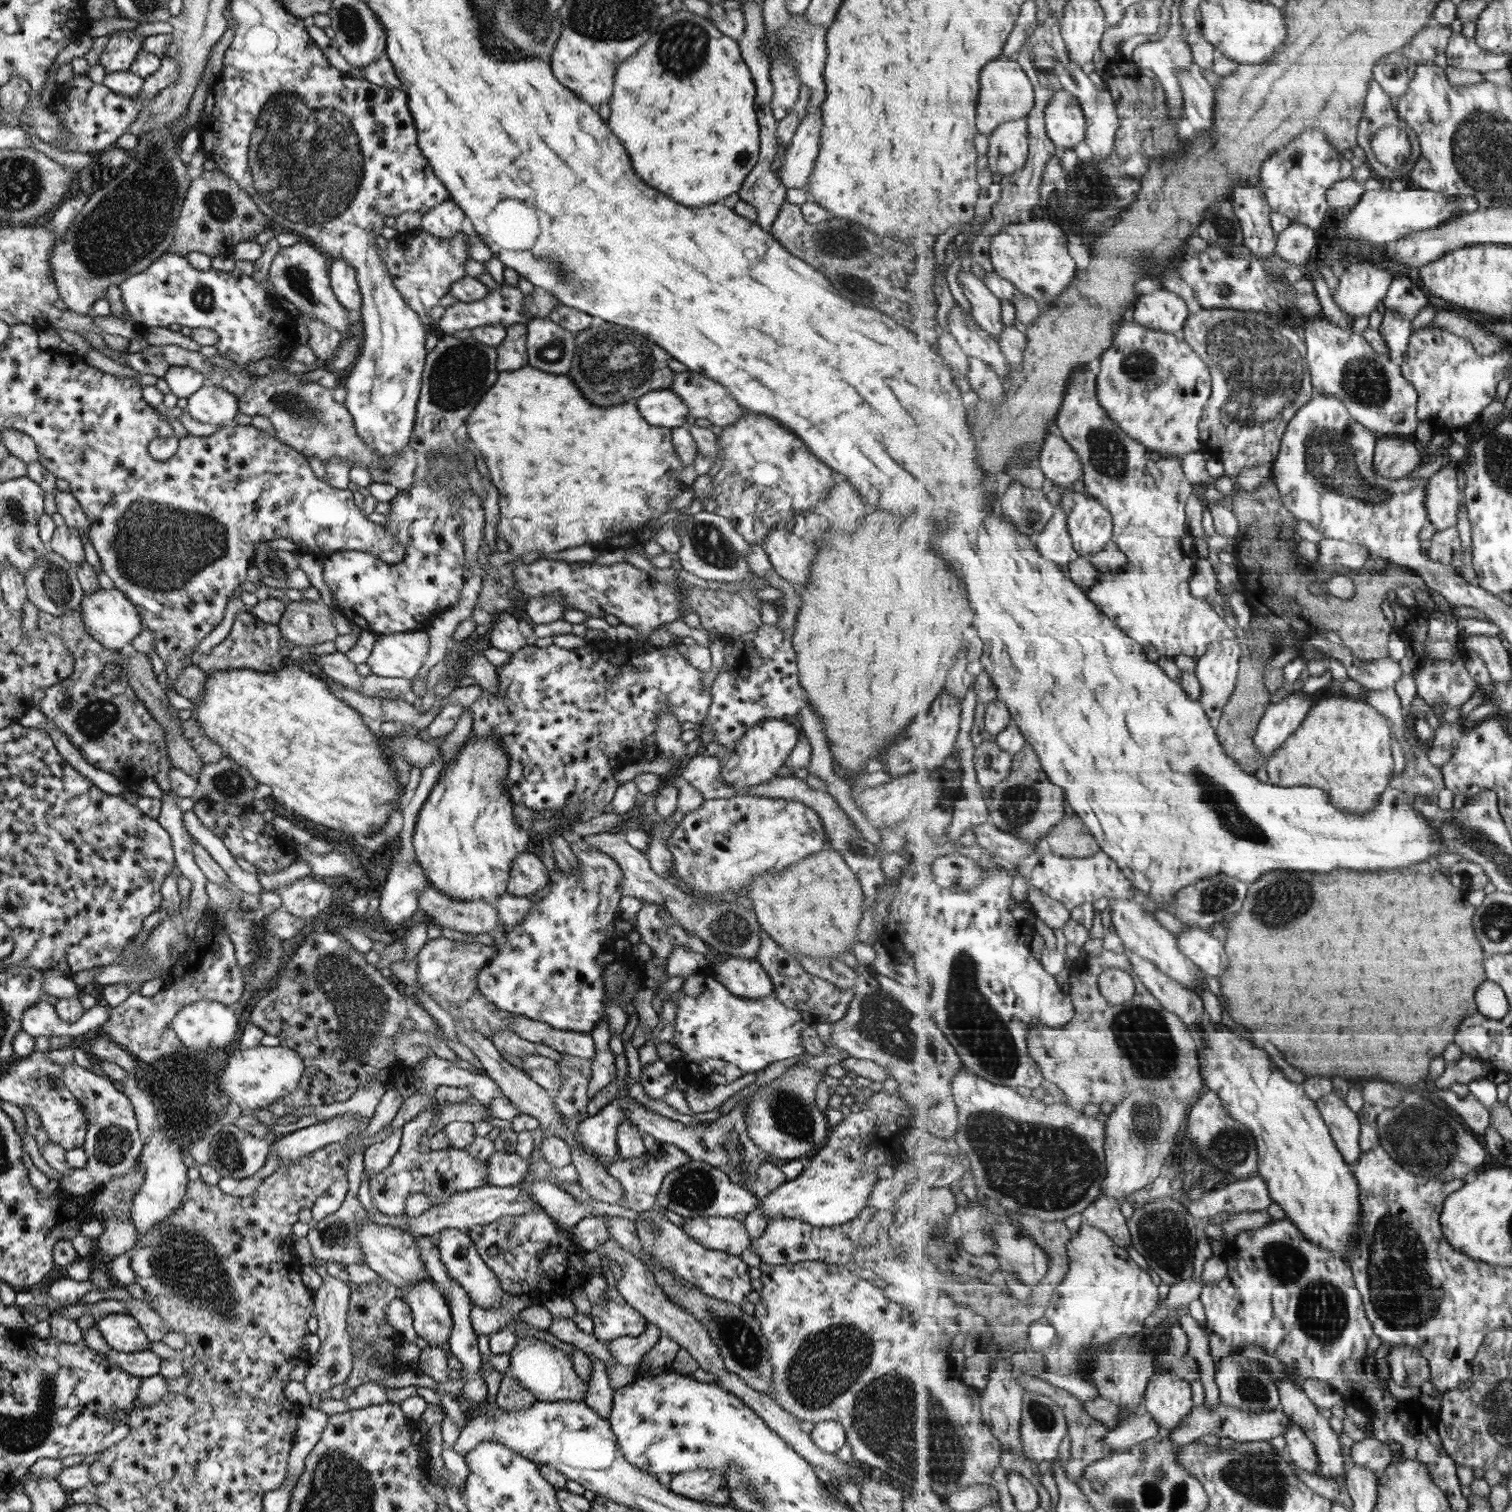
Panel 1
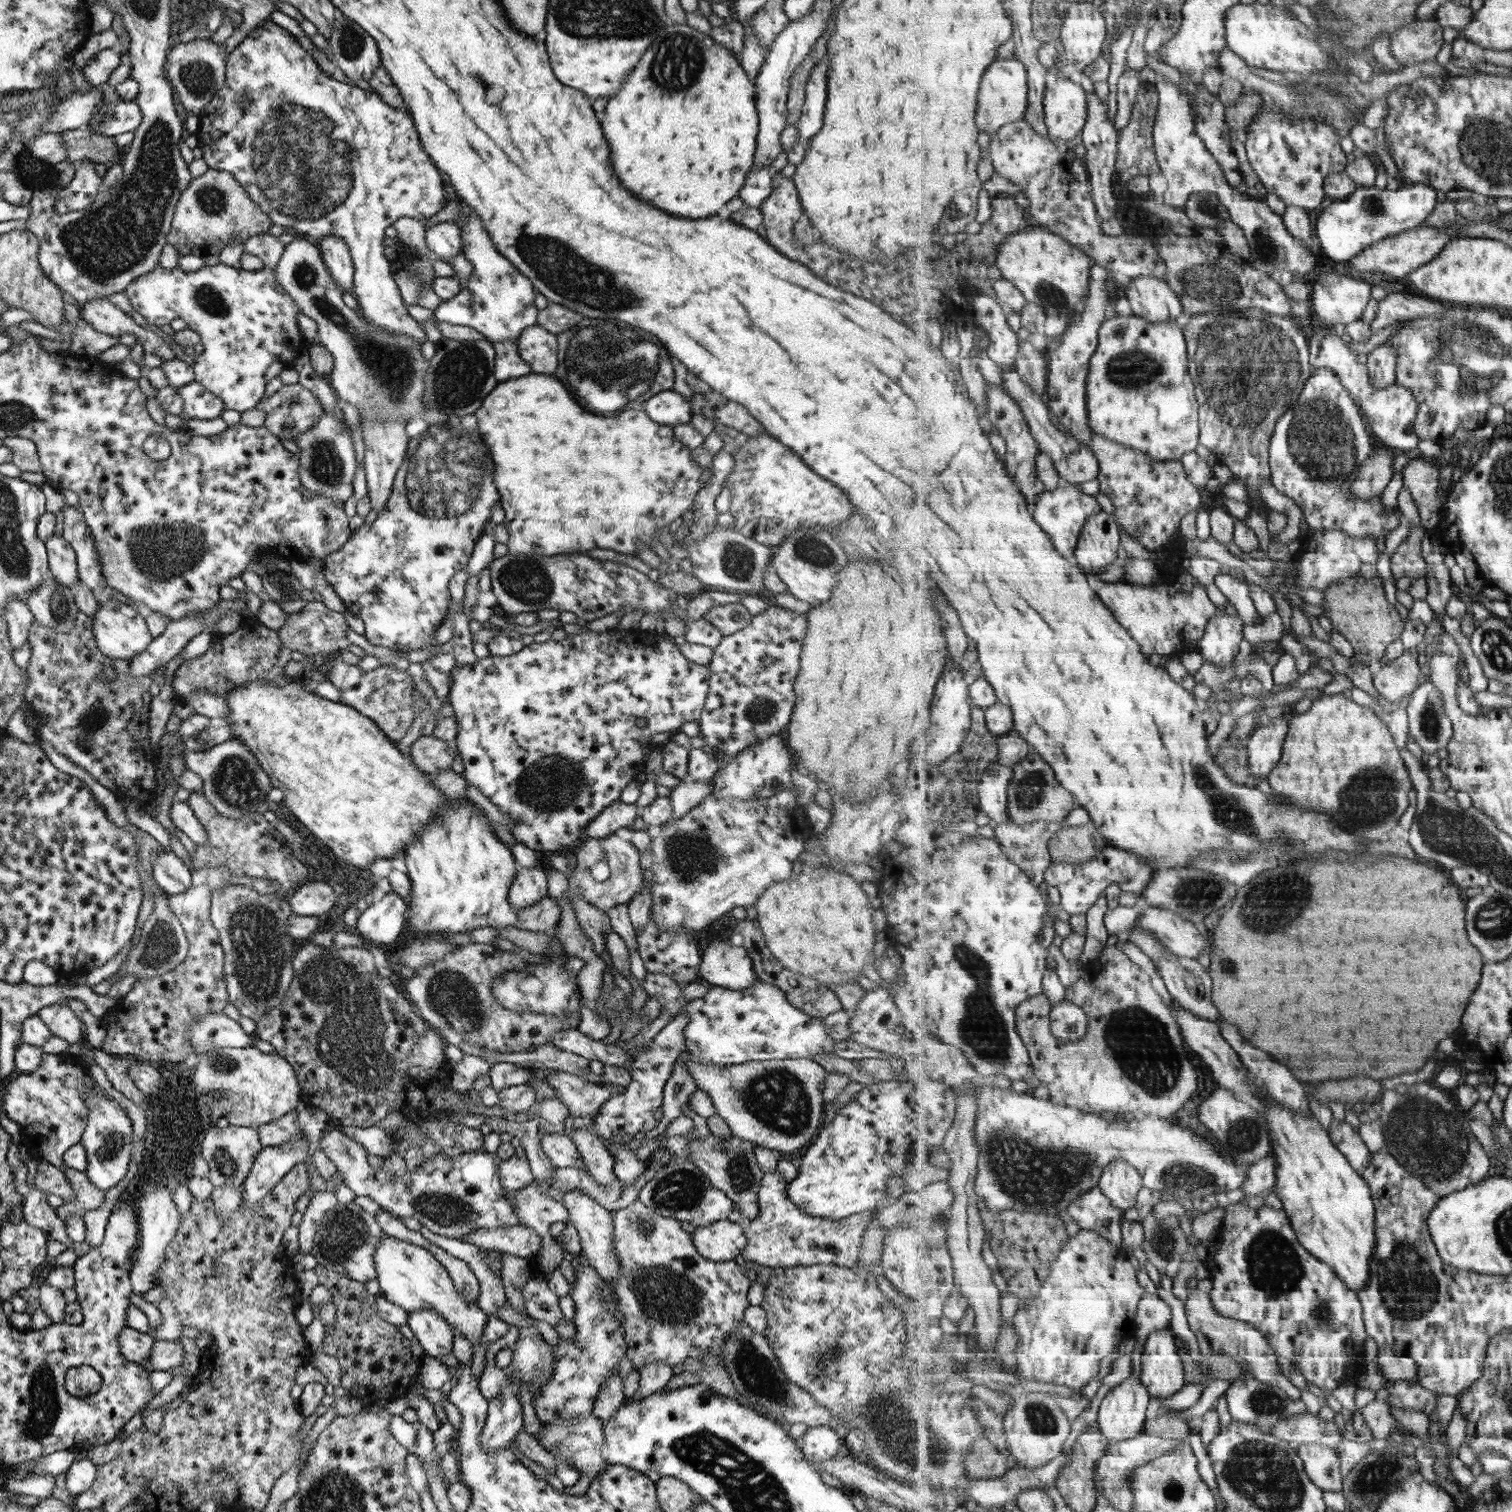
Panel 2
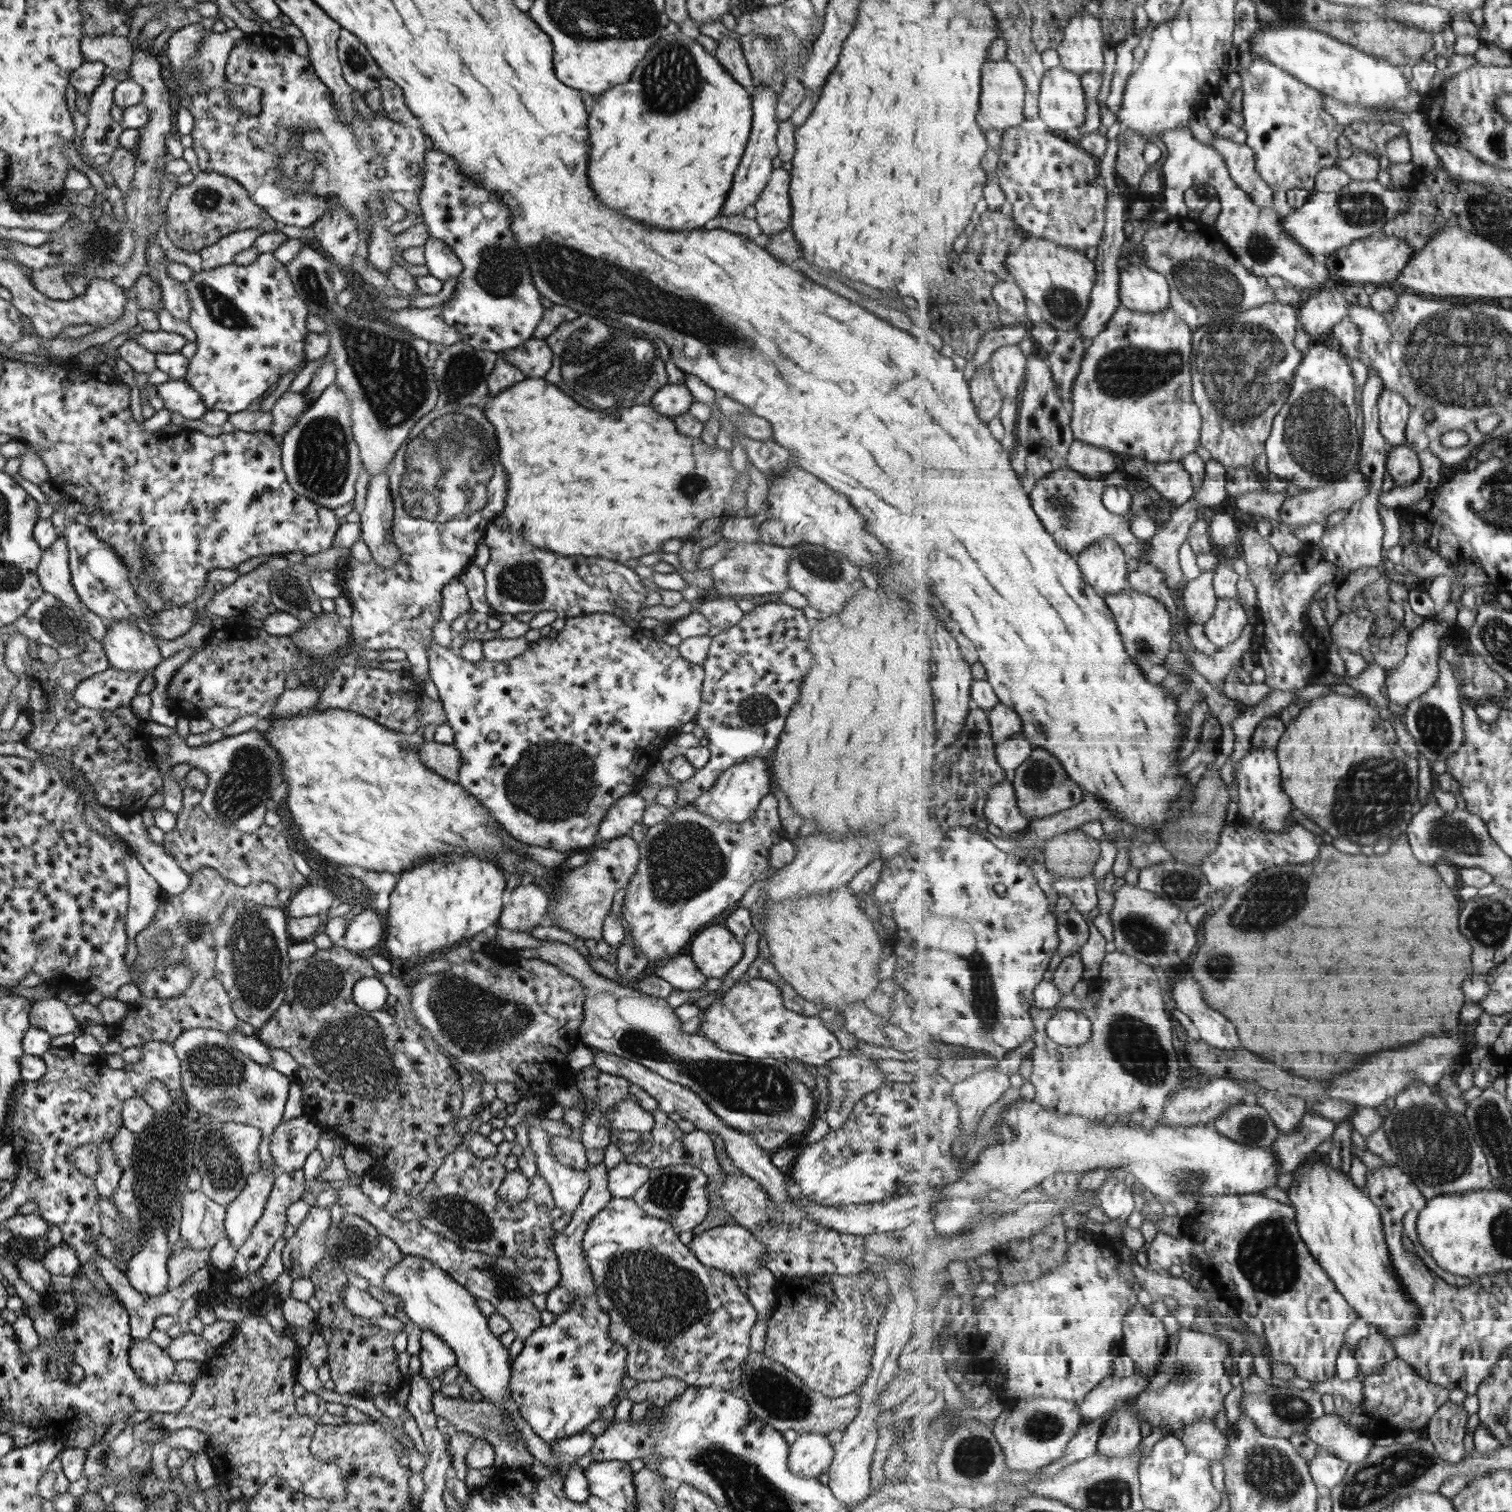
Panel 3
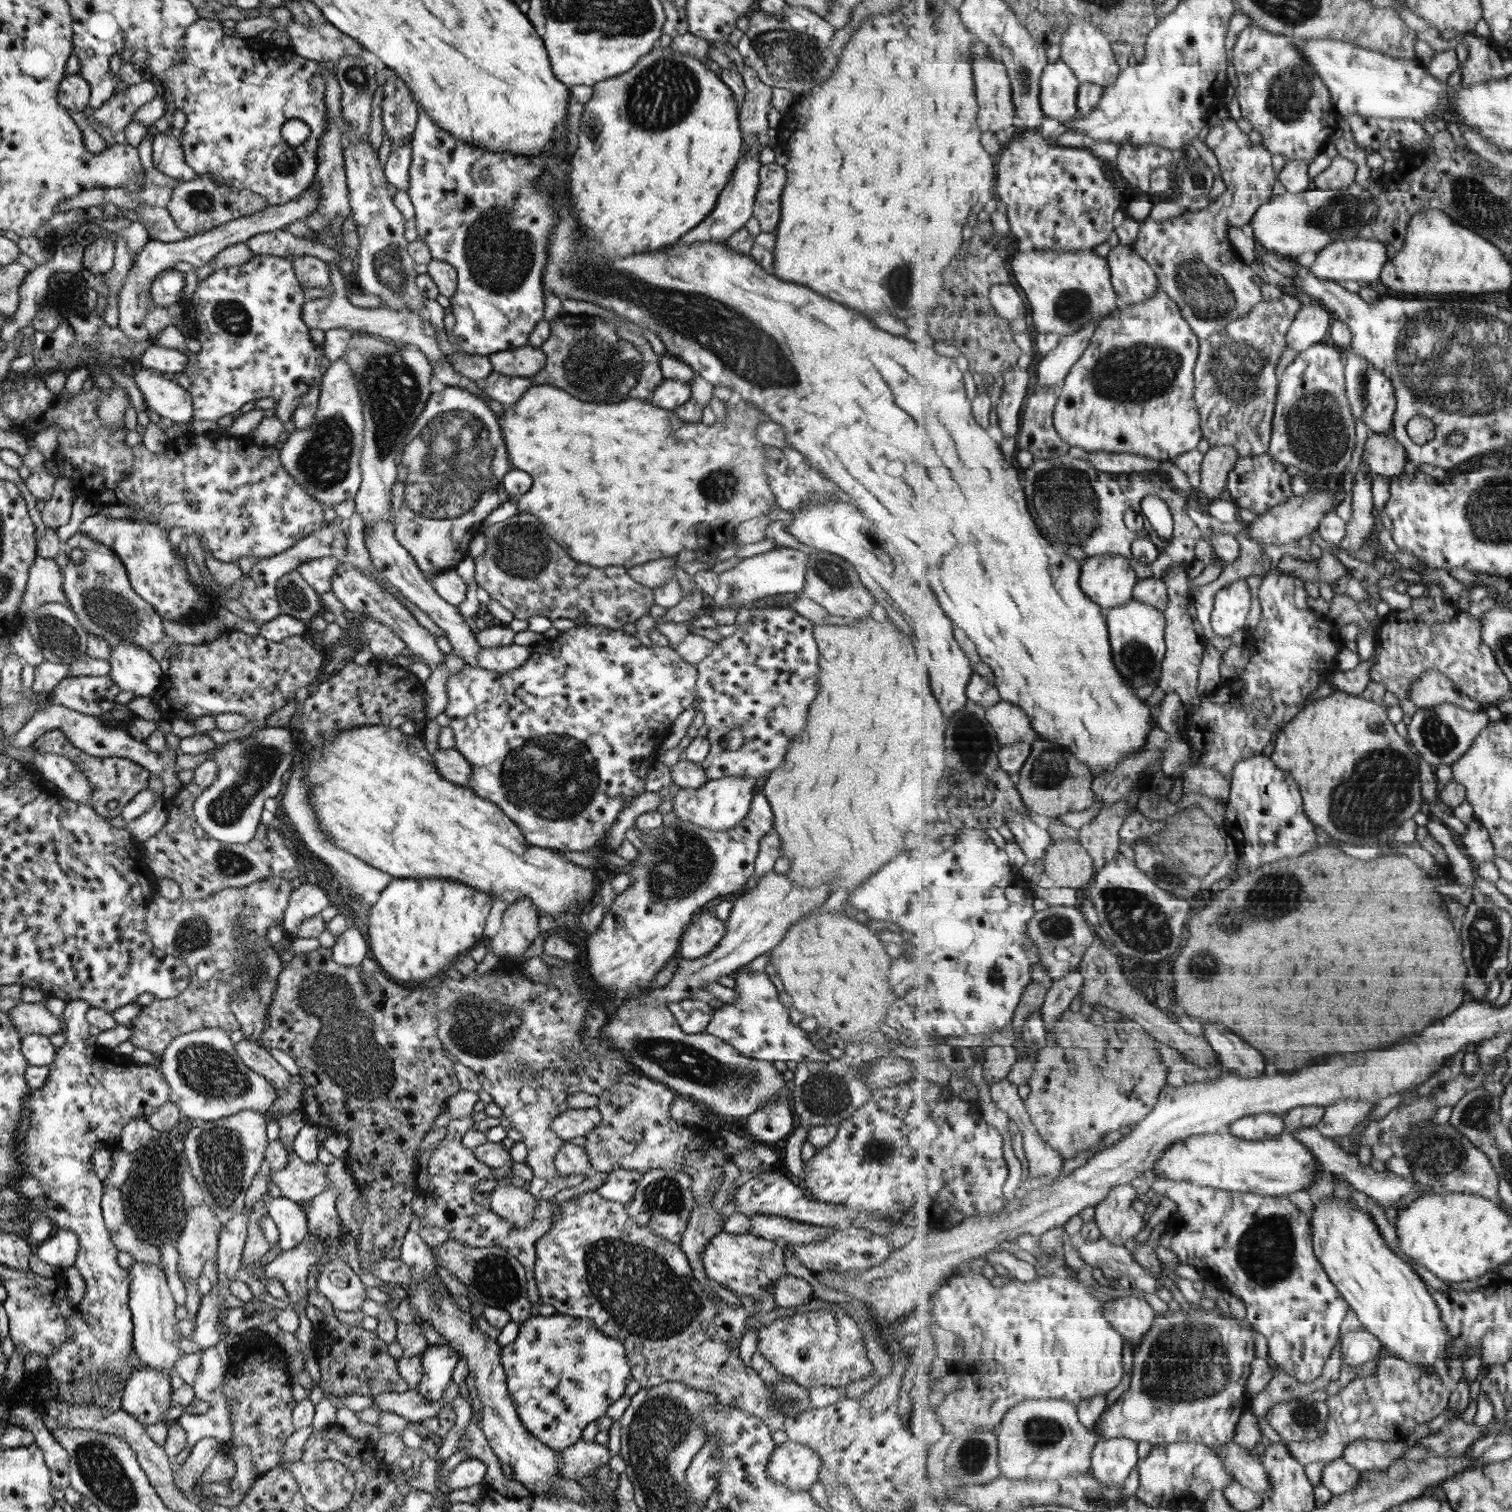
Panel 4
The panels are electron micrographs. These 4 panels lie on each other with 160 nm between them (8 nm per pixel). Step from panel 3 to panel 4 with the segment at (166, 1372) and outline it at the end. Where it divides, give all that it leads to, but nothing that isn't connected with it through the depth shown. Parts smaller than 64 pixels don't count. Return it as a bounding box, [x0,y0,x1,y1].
[120,1361,172,1424]

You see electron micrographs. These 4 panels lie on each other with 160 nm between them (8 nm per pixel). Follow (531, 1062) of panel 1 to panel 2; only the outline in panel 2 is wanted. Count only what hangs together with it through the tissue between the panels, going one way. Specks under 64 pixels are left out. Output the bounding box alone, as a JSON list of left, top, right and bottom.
[545,1071,616,1119]

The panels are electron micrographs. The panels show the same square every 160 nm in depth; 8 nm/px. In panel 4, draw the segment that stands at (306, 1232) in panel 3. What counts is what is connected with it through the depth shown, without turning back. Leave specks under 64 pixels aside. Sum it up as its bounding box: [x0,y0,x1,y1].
[264,1239,324,1312]

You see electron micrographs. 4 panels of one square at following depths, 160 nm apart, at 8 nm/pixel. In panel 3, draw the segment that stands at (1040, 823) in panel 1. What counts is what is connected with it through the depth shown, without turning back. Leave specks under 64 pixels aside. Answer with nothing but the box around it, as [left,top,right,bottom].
[1013,747,1086,820]

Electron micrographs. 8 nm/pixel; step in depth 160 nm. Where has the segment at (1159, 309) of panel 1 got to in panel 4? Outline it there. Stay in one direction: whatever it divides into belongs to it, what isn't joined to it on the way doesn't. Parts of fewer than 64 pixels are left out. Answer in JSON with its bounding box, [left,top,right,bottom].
[1106,243,1159,304]

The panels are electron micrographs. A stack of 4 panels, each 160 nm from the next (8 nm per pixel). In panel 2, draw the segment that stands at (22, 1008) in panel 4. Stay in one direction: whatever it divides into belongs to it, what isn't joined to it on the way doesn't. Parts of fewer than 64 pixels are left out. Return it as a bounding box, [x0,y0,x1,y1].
[36,1001,83,1044]

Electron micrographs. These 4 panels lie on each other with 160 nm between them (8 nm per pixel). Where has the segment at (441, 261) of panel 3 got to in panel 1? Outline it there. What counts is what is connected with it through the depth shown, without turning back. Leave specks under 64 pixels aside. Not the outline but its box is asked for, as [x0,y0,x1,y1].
[419,198,463,241]

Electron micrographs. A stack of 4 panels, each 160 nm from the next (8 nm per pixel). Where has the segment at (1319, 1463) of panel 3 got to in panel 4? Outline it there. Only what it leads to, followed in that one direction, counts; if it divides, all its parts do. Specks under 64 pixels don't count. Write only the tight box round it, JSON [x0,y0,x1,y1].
[1321,1458,1362,1496]

